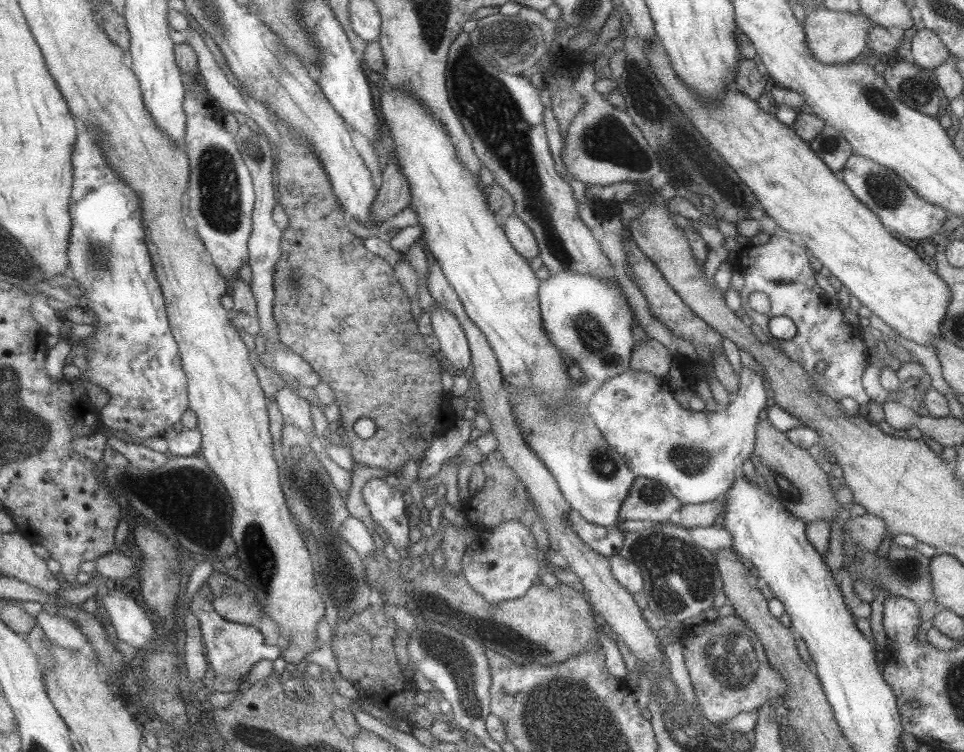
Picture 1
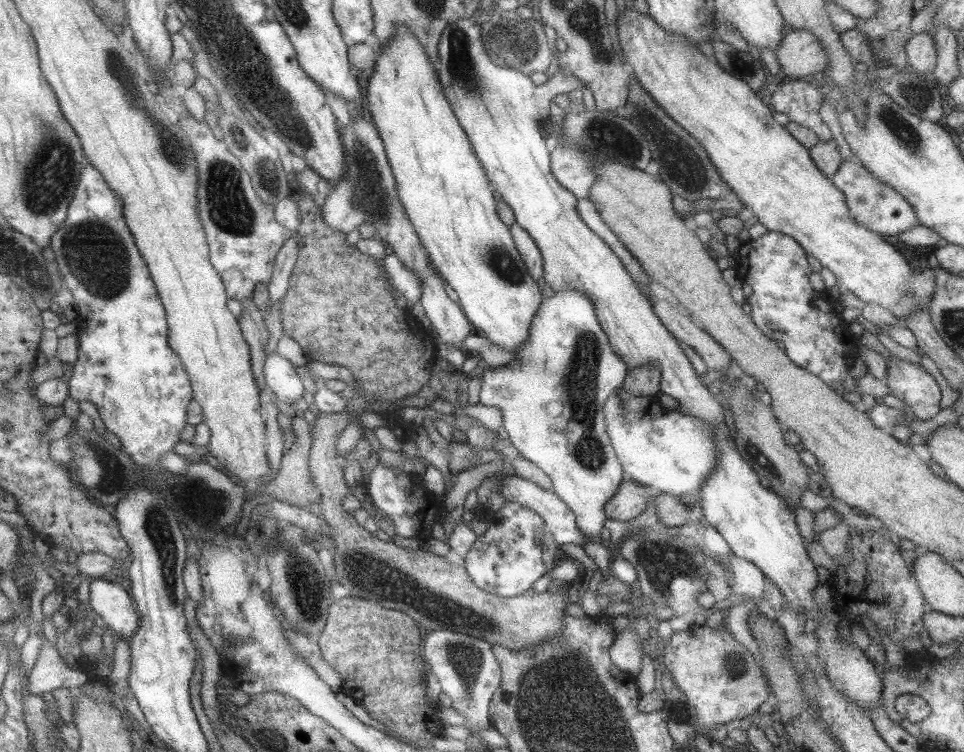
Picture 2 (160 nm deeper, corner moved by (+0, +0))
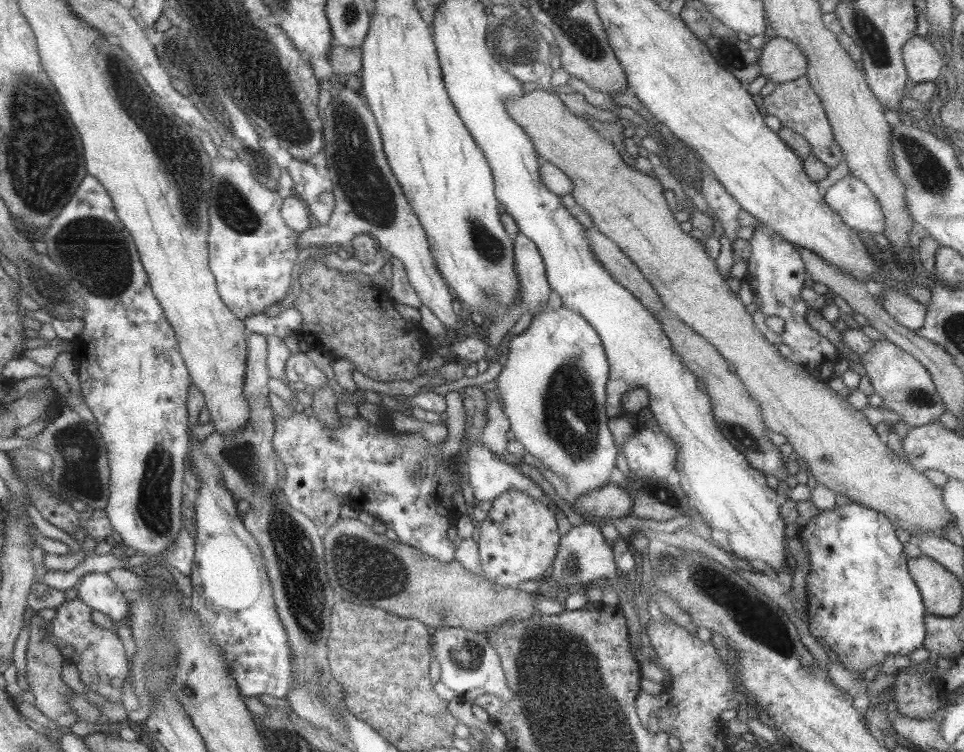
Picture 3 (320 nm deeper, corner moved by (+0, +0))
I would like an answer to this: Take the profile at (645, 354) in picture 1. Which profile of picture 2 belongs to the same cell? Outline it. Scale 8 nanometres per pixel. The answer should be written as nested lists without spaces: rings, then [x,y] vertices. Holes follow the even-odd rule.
[[[652,362],[652,364],[632,368],[620,386],[623,391],[631,395],[654,397],[659,392],[659,379],[661,379],[661,372]]]

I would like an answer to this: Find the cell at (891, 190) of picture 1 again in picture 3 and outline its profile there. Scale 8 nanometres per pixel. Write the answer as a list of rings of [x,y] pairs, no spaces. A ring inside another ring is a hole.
[[[847,174],[823,191],[825,204],[834,210],[849,228],[881,233],[884,216],[877,199],[861,180]]]

